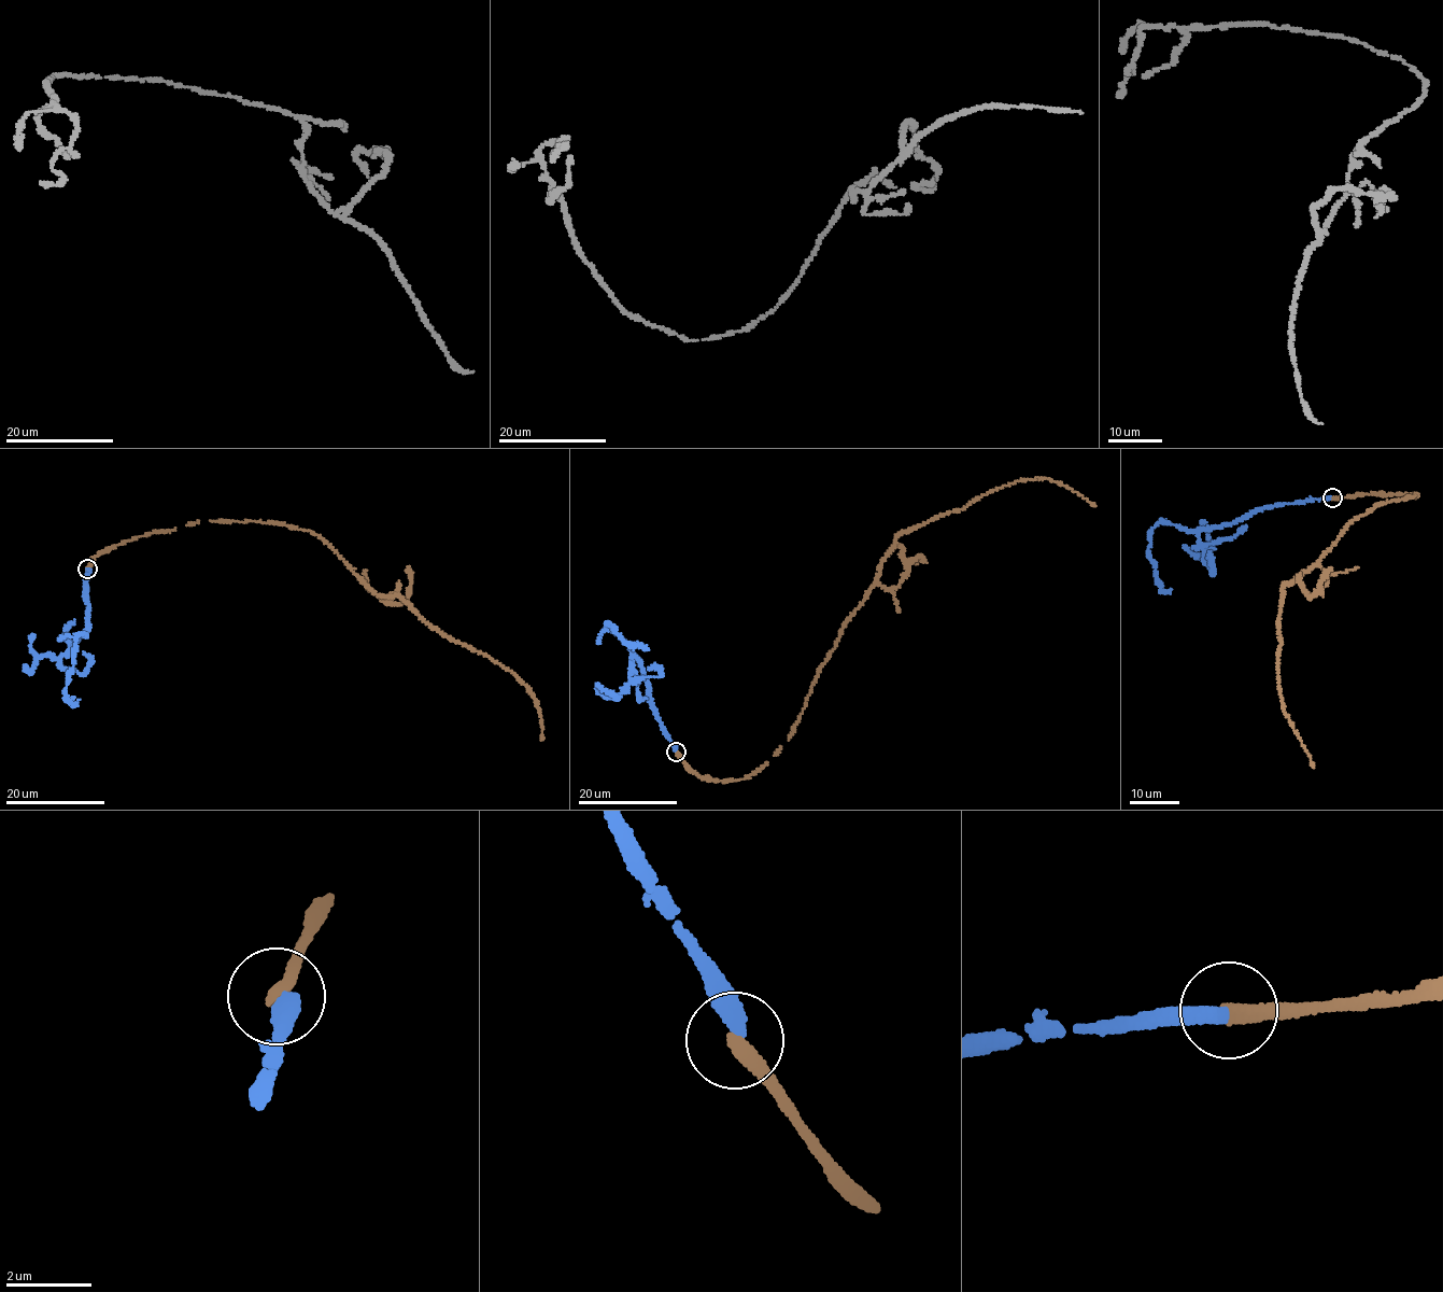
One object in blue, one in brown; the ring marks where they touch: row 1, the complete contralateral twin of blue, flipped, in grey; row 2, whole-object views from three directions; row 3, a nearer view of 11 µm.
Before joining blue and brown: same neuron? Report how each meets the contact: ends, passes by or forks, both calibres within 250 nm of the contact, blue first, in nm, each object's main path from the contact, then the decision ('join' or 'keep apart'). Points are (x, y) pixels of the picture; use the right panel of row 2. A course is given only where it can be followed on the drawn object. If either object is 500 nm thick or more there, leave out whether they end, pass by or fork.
blue ends there; brown ends there; 440 nm thick on the blue side, 420 nm on the other; blue runs (1331, 497), (1267, 507), (1226, 525), (1158, 525), (1148, 558), (1156, 580), (1172, 588); brown runs (1332, 497), (1417, 495), (1390, 501), (1349, 521), (1316, 562), (1284, 585), (1277, 621), (1282, 706), (1314, 767); keep apart

